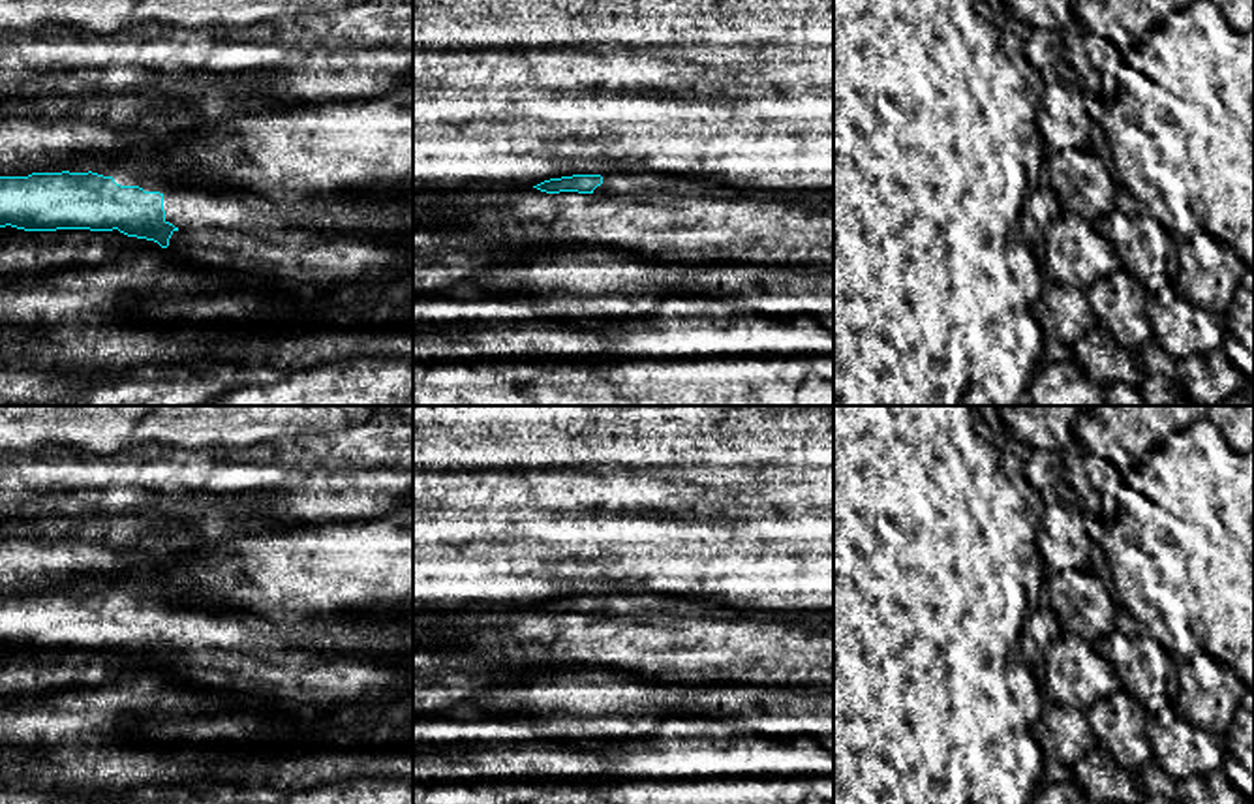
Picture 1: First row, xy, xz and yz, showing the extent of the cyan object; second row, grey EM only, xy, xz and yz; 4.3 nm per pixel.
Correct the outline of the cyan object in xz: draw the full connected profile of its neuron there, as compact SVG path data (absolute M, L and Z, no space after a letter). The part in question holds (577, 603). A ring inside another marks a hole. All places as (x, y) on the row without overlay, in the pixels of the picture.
M610 594L610 595L573 595L550 599L533 607L546 614L578 612L608 616L650 616L672 614L678 618L745 620L747 616L725 607L711 607L685 595L670 594Z

